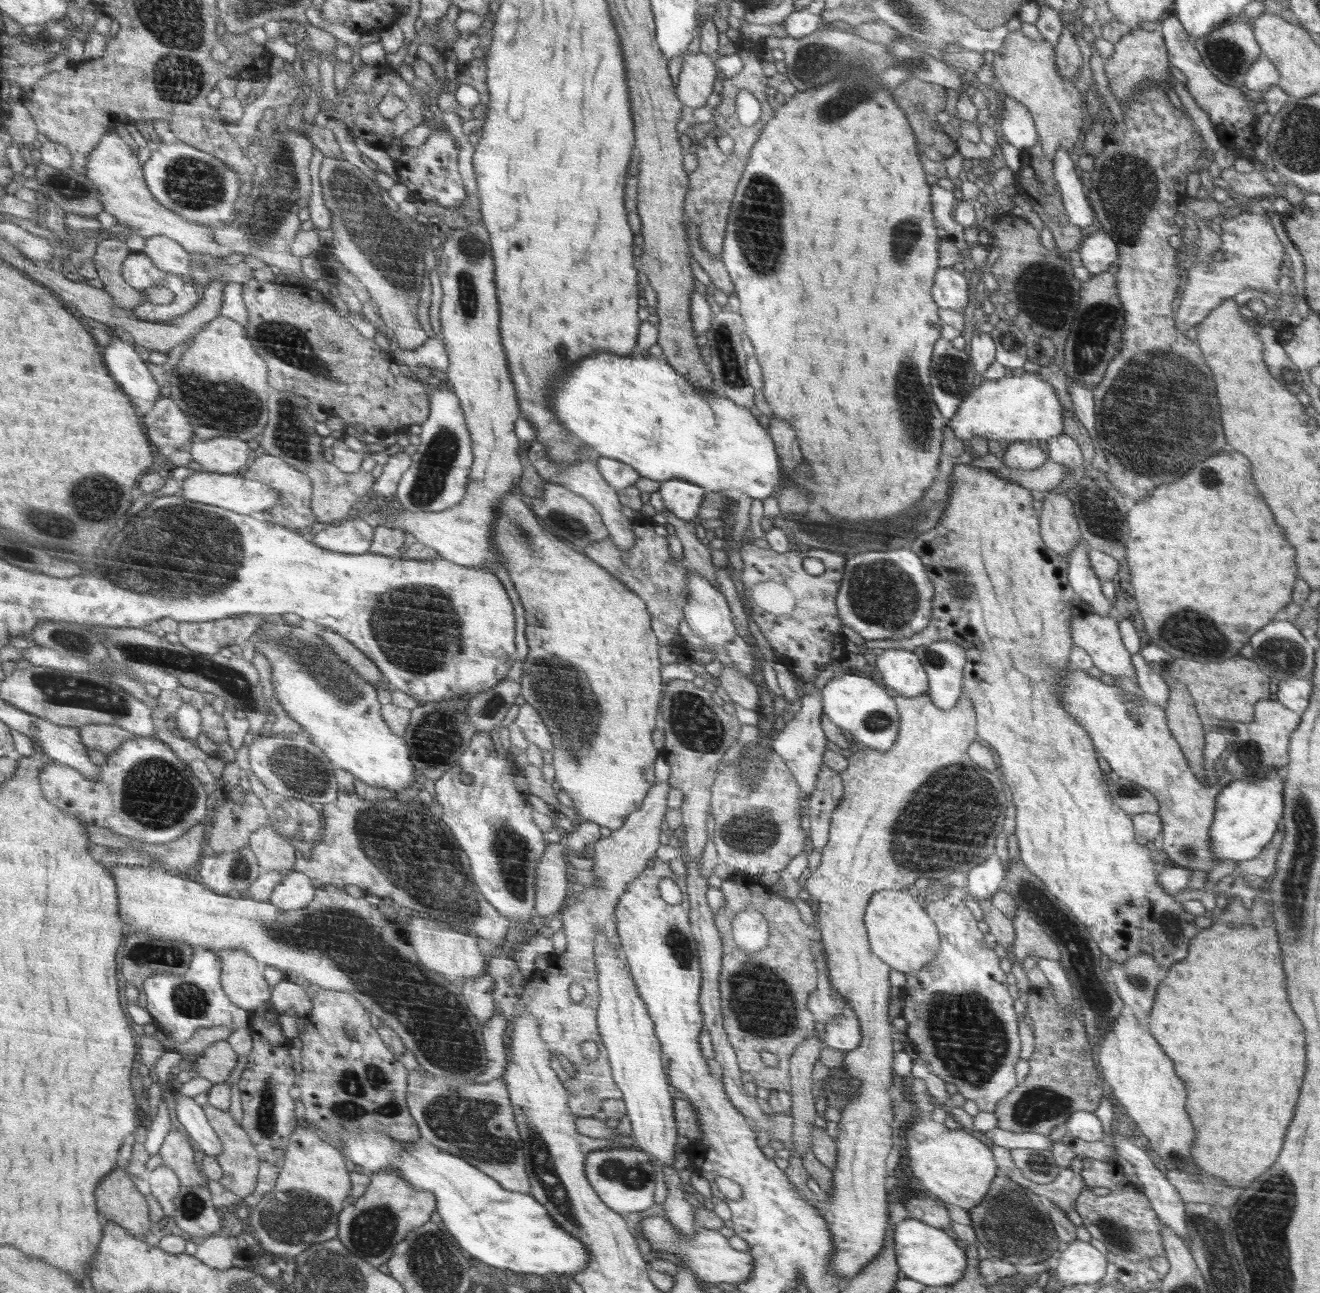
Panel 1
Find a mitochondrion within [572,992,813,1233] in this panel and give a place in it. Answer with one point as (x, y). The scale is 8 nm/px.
(633, 1175)

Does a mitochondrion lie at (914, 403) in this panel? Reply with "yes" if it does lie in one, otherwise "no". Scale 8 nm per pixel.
yes

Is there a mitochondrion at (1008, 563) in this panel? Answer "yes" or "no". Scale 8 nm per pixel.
no

